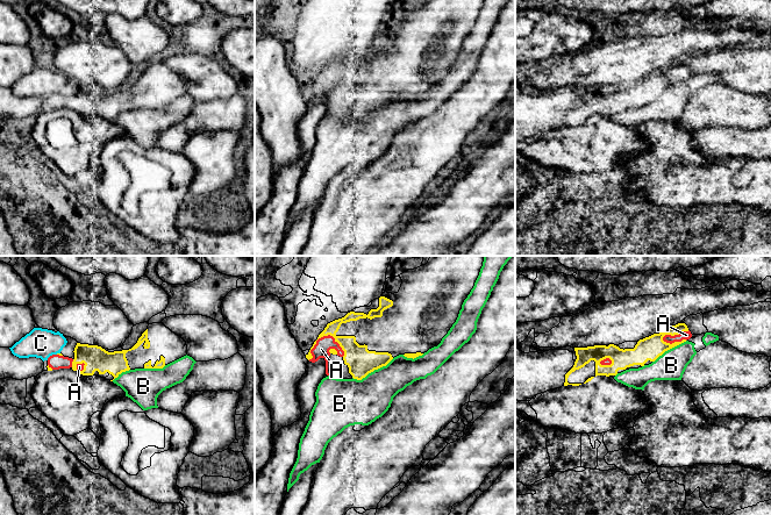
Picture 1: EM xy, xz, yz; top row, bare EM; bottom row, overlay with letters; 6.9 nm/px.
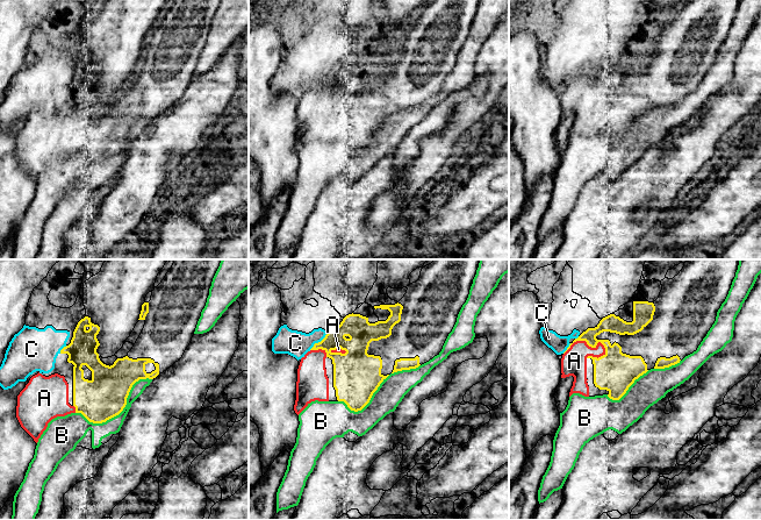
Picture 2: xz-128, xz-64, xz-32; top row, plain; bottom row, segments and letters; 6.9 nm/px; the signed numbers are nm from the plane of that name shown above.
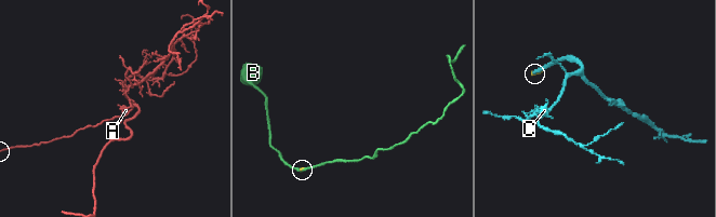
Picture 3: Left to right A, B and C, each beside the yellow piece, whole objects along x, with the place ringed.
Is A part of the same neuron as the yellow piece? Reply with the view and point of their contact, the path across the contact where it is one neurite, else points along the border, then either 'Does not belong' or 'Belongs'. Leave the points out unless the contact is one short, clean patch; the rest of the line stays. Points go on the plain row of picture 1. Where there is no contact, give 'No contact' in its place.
Touches yellow at xz (321, 76). Belongs

